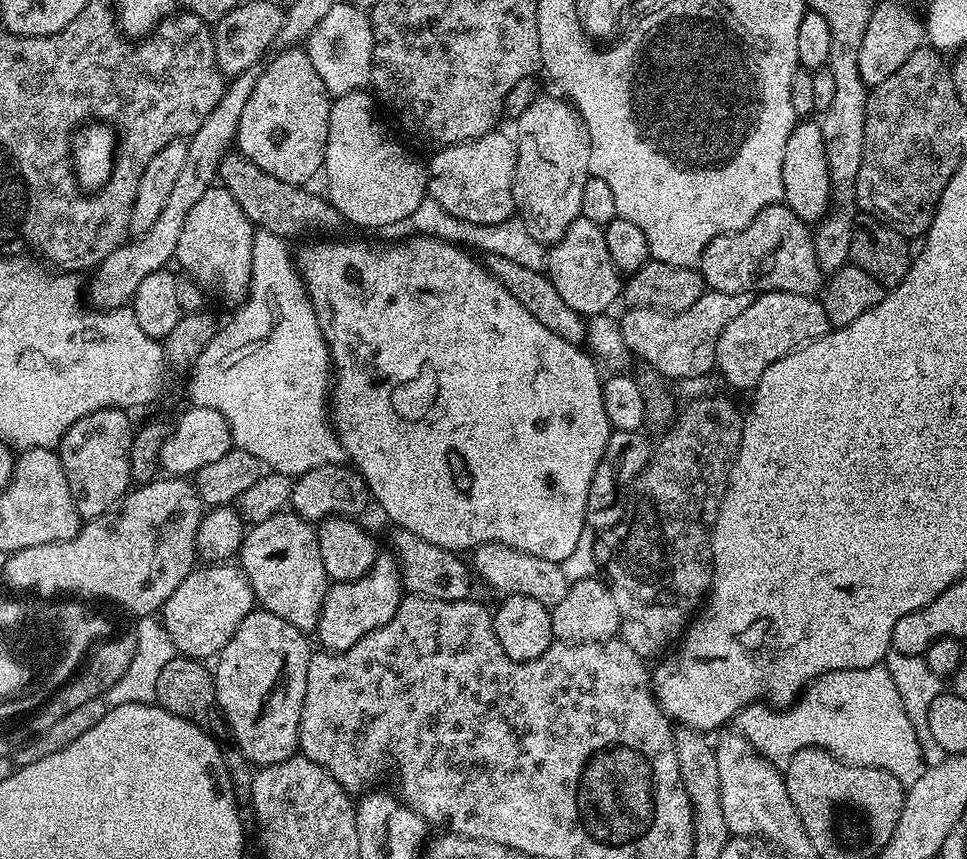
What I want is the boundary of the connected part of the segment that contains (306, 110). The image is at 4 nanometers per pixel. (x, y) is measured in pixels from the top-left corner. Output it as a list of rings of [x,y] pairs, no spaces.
[[[288,46],[274,56],[263,65],[258,86],[242,110],[234,144],[258,170],[304,186],[307,180],[319,177],[324,167],[333,97],[303,47]]]

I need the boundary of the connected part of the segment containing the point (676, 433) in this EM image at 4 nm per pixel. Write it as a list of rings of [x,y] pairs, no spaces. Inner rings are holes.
[[[720,396],[696,400],[685,412],[683,409],[671,428],[655,441],[647,466],[634,481],[623,520],[605,535],[608,536],[605,540],[603,537],[603,547],[604,544],[608,547],[606,583],[614,594],[620,619],[618,636],[634,654],[659,657],[659,652],[671,640],[681,639],[690,617],[705,603],[708,589],[712,587],[712,533],[720,503],[724,501],[724,491],[728,489],[728,473],[740,448],[743,429],[742,412]]]

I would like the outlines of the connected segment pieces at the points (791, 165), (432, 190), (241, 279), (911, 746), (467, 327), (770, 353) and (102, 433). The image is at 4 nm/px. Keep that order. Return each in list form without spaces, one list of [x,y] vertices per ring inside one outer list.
[[[804,118],[796,123],[790,138],[786,141],[786,158],[782,158],[783,203],[805,224],[812,226],[823,220],[828,206],[832,203],[830,194],[830,174],[826,162],[826,146],[822,142],[822,130],[812,118]]]
[[[497,130],[495,132],[487,132],[482,138],[474,138],[473,140],[467,140],[461,144],[449,144],[441,147],[432,156],[432,161],[427,161],[426,175],[428,177],[428,191],[427,195],[437,200],[438,205],[444,207],[450,215],[453,215],[456,219],[462,219],[470,224],[497,224],[498,222],[506,222],[513,219],[516,212],[516,200],[512,196],[514,190],[514,174],[516,173],[516,142],[511,135],[508,136],[503,130]]]
[[[213,186],[194,202],[190,214],[186,214],[186,226],[178,237],[178,250],[175,263],[184,267],[183,275],[200,285],[205,293],[225,300],[231,306],[239,306],[248,298],[252,286],[252,267],[254,266],[254,234],[256,228],[242,214],[242,206],[234,202],[223,186]]]
[[[883,663],[875,664],[869,668],[834,670],[833,672],[822,674],[818,679],[813,680],[811,684],[803,689],[800,699],[795,704],[790,704],[787,708],[779,709],[763,702],[747,704],[741,712],[736,713],[734,717],[734,728],[740,735],[745,736],[768,761],[777,766],[787,765],[788,760],[794,758],[794,754],[798,754],[800,750],[820,748],[823,752],[828,752],[830,755],[835,756],[837,760],[842,760],[846,764],[861,764],[864,768],[881,768],[887,772],[892,772],[894,778],[898,778],[898,782],[905,786],[918,782],[918,778],[924,773],[926,767],[924,755],[920,749],[920,743],[914,734],[914,726],[910,726],[910,718],[906,718],[906,706],[902,706],[902,698],[898,698],[898,686],[894,686],[894,678],[890,678],[890,670]]]
[[[412,234],[405,244],[376,244],[373,248],[364,240],[320,239],[324,240],[318,241],[317,244],[306,245],[301,252],[297,251],[294,259],[297,268],[300,269],[300,276],[304,279],[305,286],[308,287],[308,296],[312,299],[314,314],[318,318],[318,326],[322,326],[324,337],[328,343],[328,353],[332,359],[334,369],[334,387],[330,392],[332,426],[336,429],[336,437],[342,442],[344,455],[350,461],[351,467],[355,468],[360,477],[368,483],[371,499],[375,503],[376,500],[380,503],[381,510],[393,520],[393,525],[396,528],[410,530],[410,534],[418,534],[418,538],[426,538],[426,542],[434,542],[434,546],[442,546],[457,554],[471,553],[472,549],[483,544],[505,544],[514,550],[522,550],[526,554],[534,554],[538,558],[546,558],[547,560],[559,562],[569,557],[574,551],[574,546],[578,543],[578,538],[582,538],[582,530],[586,527],[590,484],[594,482],[594,472],[598,470],[598,464],[602,462],[602,454],[614,431],[610,418],[606,414],[604,380],[602,375],[600,376],[601,369],[598,367],[597,361],[583,347],[566,342],[566,338],[558,338],[558,334],[546,330],[546,326],[542,326],[542,322],[538,322],[538,318],[534,318],[534,314],[530,314],[530,310],[525,310],[522,307],[522,302],[518,302],[518,298],[514,298],[514,294],[510,294],[510,290],[506,290],[506,286],[502,286],[502,282],[498,282],[498,278],[494,278],[481,261],[479,264],[475,260],[477,257],[467,247],[419,234]]]
[[[761,292],[722,330],[716,347],[716,368],[732,388],[751,390],[762,378],[762,374],[778,358],[790,354],[794,349],[820,340],[830,330],[826,310],[816,296],[793,292]]]
[[[103,408],[74,422],[59,442],[58,455],[67,484],[78,514],[85,521],[115,508],[131,487],[130,446],[135,431],[129,416],[131,415],[125,409]]]

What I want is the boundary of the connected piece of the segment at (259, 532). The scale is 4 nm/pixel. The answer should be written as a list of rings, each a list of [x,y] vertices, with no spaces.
[[[285,510],[266,519],[266,522],[251,525],[245,531],[238,553],[238,566],[248,576],[252,593],[256,596],[256,604],[265,612],[278,614],[278,618],[286,618],[290,626],[305,634],[315,633],[330,587],[326,566],[322,566],[322,550],[318,550],[316,533],[317,529],[309,521],[291,510]]]

